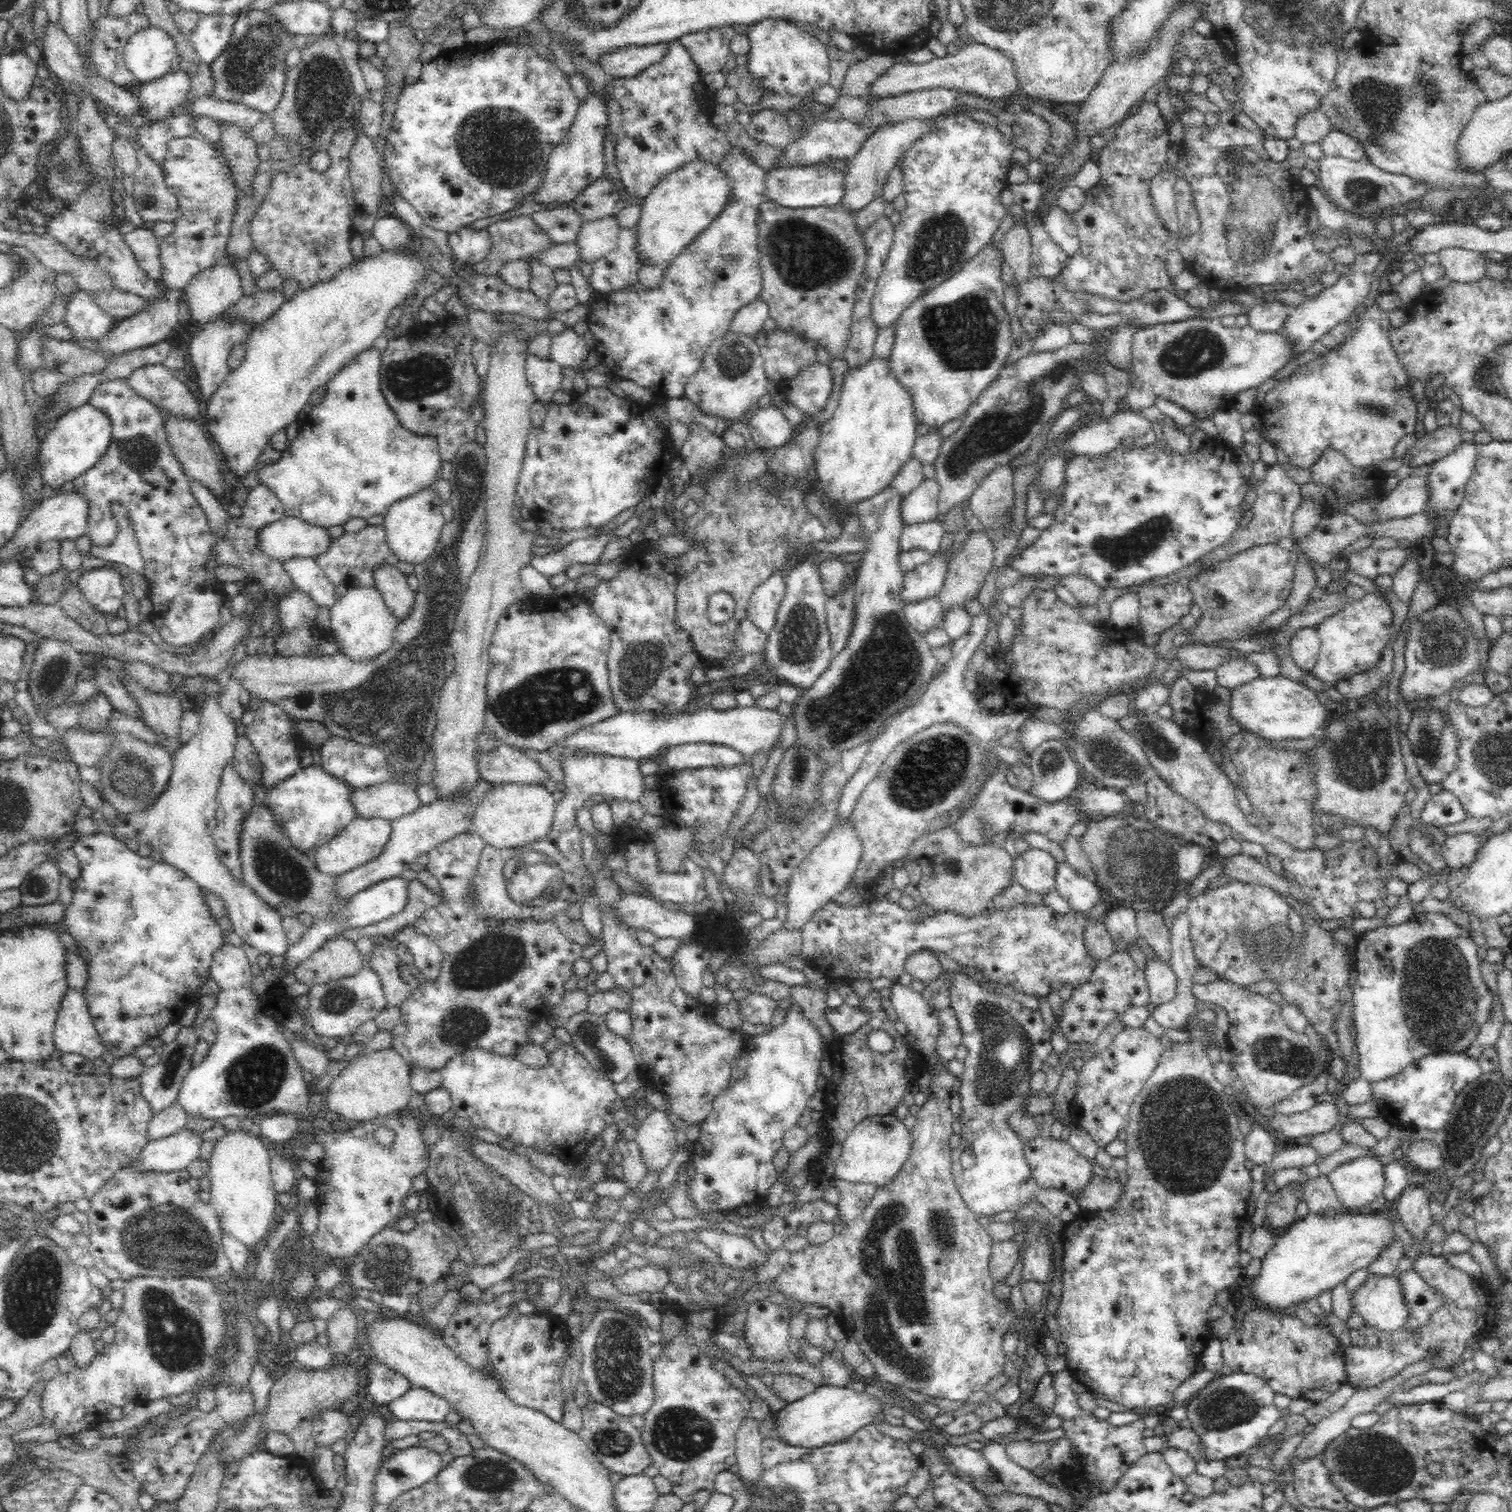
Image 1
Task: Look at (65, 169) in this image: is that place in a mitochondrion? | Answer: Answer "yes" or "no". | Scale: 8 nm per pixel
yes

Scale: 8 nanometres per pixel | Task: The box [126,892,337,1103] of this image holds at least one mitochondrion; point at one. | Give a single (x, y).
(175, 1059)

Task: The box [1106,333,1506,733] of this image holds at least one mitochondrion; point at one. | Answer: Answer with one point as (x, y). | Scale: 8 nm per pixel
(1444, 649)

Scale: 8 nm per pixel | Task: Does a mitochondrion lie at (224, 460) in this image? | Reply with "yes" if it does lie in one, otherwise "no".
no

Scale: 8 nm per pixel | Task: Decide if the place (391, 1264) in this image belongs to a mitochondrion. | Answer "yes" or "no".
yes

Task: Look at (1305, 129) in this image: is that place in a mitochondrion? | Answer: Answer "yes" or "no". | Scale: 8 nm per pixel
no

